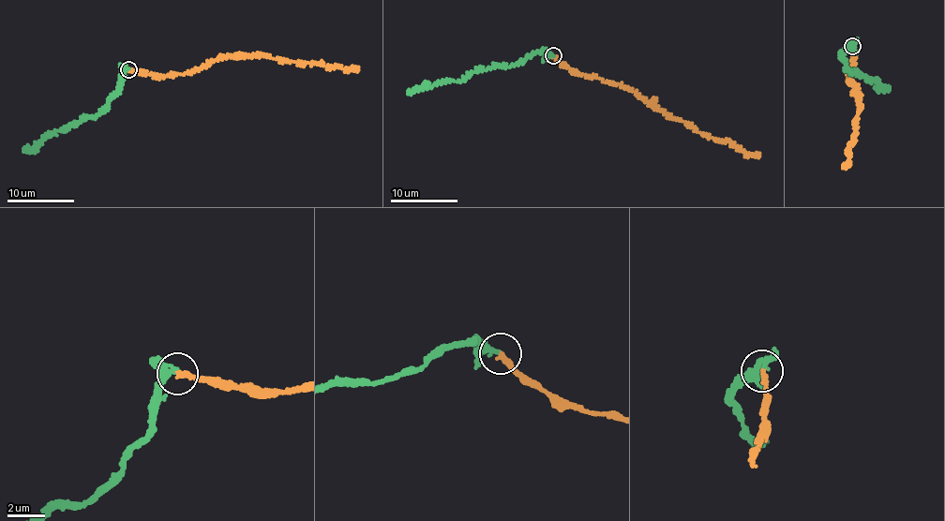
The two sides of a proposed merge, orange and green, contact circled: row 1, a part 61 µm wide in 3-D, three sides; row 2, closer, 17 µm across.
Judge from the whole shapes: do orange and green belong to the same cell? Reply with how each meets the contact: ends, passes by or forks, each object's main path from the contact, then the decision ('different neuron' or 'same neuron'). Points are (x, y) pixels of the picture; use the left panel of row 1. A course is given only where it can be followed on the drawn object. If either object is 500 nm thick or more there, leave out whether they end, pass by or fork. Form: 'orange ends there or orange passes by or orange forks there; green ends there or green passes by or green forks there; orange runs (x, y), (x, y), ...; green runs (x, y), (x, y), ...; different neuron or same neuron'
orange ends there; green passes by; orange runs (127, 69), (170, 77), (199, 71), (219, 57), (257, 56), (353, 71), (360, 66); green runs (127, 69), (122, 74), (109, 106), (94, 116), (87, 115), (69, 126), (54, 130), (33, 150), (23, 148); different neuron

